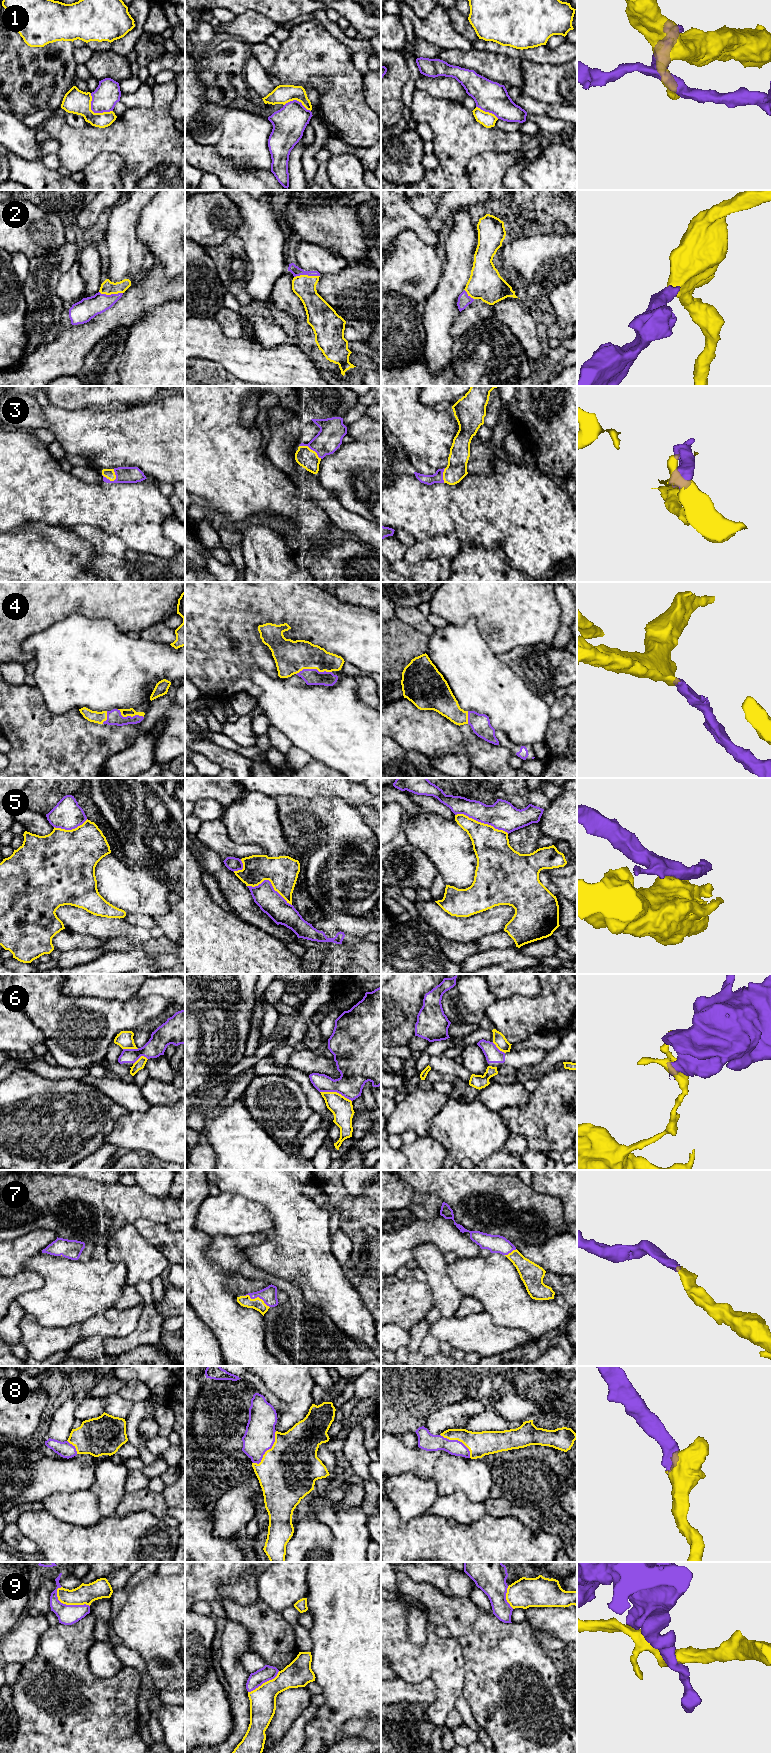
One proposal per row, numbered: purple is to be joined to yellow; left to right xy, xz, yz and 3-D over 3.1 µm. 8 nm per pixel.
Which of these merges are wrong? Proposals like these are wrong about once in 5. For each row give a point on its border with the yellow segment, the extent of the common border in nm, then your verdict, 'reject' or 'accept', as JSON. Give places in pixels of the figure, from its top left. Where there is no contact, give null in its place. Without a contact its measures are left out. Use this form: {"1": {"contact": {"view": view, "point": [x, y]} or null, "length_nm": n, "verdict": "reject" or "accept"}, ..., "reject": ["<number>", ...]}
{"1": {"contact": {"view": "xy", "point": [93, 112]}, "length_nm": 240, "verdict": "reject"}, "2": {"contact": {"view": "xz", "point": [306, 275]}, "length_nm": 200, "verdict": "accept"}, "3": {"contact": {"view": "xz", "point": [310, 449]}, "length_nm": 220, "verdict": "accept"}, "4": {"contact": {"view": "xz", "point": [313, 668]}, "length_nm": 280, "verdict": "accept"}, "5": {"contact": {"view": "yz", "point": [482, 823]}, "length_nm": 460, "verdict": "reject"}, "6": {"contact": {"view": "xz", "point": [336, 1092]}, "length_nm": 260, "verdict": "reject"}, "7": {"contact": {"view": "xz", "point": [257, 1297]}, "length_nm": 220, "verdict": "accept"}, "8": {"contact": {"view": "xz", "point": [269, 1449]}, "length_nm": 320, "verdict": "accept"}, "9": {"contact": {"view": "xy", "point": [69, 1604]}, "length_nm": 300, "verdict": "reject"}, "reject": ["1", "5", "6", "9"]}

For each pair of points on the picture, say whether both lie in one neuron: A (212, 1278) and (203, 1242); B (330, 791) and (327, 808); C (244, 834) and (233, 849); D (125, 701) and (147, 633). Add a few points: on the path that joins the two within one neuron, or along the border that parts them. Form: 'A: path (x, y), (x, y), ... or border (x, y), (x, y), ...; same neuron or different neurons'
A: path (203, 1269), (201, 1267), (201, 1251); same neuron
B: border (306, 798), (341, 798), (350, 804); different neurons
C: border (224, 824), (234, 842), (261, 847); different neurons
D: border (139, 636), (144, 639), (162, 641), (168, 644); different neurons

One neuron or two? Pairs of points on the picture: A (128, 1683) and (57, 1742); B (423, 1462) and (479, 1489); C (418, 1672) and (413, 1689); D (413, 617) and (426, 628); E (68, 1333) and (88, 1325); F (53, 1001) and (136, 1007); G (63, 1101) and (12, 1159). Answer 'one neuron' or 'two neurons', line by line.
A: one neuron
B: one neuron
C: two neurons
D: one neuron
E: two neurons
F: one neuron
G: one neuron

